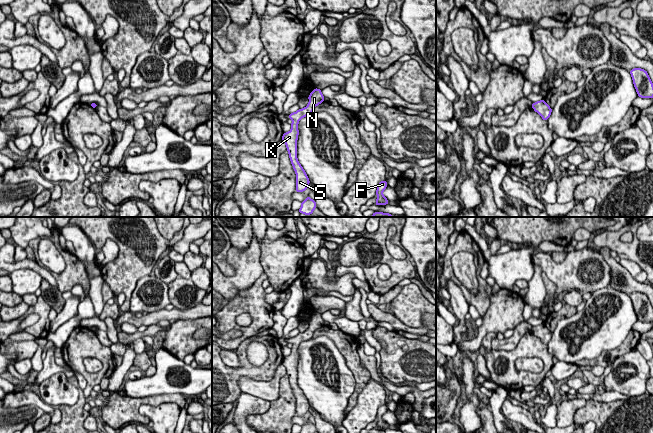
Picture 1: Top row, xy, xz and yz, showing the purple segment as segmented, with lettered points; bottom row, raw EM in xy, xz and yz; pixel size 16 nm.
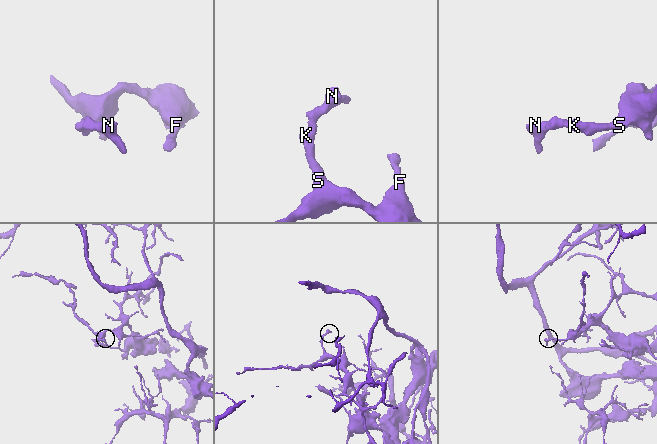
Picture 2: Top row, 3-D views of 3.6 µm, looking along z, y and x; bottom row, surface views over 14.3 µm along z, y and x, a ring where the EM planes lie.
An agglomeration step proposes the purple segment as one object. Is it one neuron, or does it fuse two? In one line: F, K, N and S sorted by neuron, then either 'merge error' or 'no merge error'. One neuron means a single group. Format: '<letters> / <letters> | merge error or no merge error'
F K N S | no merge error

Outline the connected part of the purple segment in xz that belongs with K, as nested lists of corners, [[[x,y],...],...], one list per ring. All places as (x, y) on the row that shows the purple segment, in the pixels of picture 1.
[[[315,88],[308,97],[309,103],[298,111],[289,114],[289,118],[292,120],[291,130],[286,132],[282,136],[282,140],[285,142],[287,151],[289,153],[289,158],[292,163],[293,169],[296,173],[296,191],[303,192],[309,187],[309,179],[304,171],[303,167],[300,165],[297,159],[297,140],[299,130],[297,128],[298,123],[301,118],[309,116],[312,114],[314,108],[321,104],[324,101],[324,96],[321,93],[320,89]]]

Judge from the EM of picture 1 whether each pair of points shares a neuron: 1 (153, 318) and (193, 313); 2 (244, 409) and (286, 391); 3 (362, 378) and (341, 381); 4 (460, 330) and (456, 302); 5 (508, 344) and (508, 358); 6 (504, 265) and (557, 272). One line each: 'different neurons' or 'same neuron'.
1: same neuron
2: different neurons
3: different neurons
4: same neuron
5: different neurons
6: different neurons

